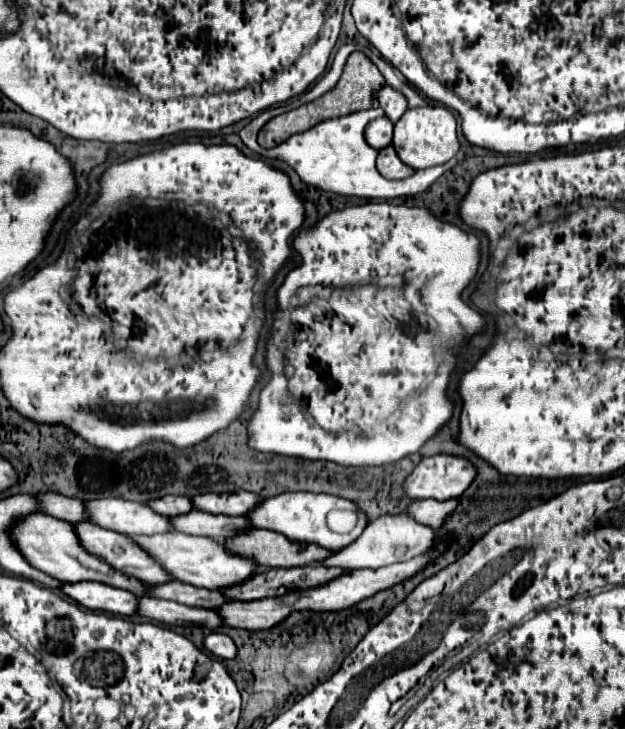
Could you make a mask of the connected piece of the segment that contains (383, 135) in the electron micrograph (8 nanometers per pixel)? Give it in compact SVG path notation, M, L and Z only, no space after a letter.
M378 117L366 127L366 143L374 149L384 149L392 143L392 123L388 117Z

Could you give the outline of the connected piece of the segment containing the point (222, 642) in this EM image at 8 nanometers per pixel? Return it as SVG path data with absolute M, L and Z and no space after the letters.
M212 631L206 639L204 639L204 645L208 651L212 651L216 657L222 657L222 659L234 659L238 655L238 647L236 643L224 635L224 633L218 633L218 631Z

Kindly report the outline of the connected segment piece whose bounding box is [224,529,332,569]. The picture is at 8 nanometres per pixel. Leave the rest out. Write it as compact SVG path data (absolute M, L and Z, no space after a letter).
M250 529L248 533L236 535L224 541L226 549L238 553L242 557L252 557L262 567L304 567L316 565L324 557L332 555L328 549L320 549L320 545L296 545L296 541L288 541L288 537L280 533L272 533L268 529Z

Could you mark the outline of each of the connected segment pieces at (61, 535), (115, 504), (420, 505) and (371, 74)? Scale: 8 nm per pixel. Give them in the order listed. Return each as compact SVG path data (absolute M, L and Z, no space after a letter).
M34 513L28 515L26 519L22 519L20 523L16 523L12 537L16 541L16 547L20 549L20 553L26 557L26 561L30 565L34 565L36 569L64 581L64 583L78 583L78 581L98 581L98 583L106 583L118 589L126 589L138 597L148 597L148 589L150 585L142 583L136 577L128 577L124 573L120 573L118 569L114 569L112 565L108 565L104 559L88 553L82 545L80 539L76 537L74 525L60 521L56 517L44 515L44 513Z
M120 497L86 501L86 511L94 525L126 535L170 533L172 519L152 511L148 505L126 501Z
M460 497L448 499L448 501L434 501L434 499L422 499L414 501L406 513L412 513L420 523L432 525L434 529L440 529L442 523L446 523L448 517L456 513L456 507L460 503Z
M354 51L350 53L346 65L344 65L344 73L340 77L340 81L336 83L336 87L332 91L328 91L326 95L322 95L320 99L308 103L308 105L302 105L294 111L288 111L288 113L282 113L278 117L274 117L272 121L266 123L266 127L258 133L258 143L260 147L274 147L274 145L280 145L282 141L286 141L290 135L296 135L296 133L302 133L302 131L308 131L310 127L322 123L324 119L334 119L334 117L342 117L342 115L350 115L354 111L362 111L362 109L370 109L372 107L372 101L374 101L374 95L384 87L384 77L380 75L378 67L360 51Z

